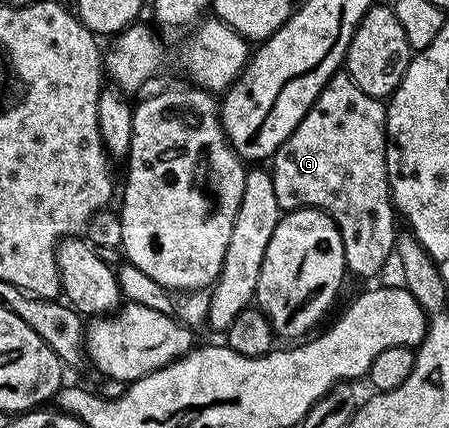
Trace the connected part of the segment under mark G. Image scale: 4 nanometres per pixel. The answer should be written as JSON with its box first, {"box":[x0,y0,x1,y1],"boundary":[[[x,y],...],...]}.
{"box":[270,72,396,278],"boundary":[[[339,72],[330,77],[292,136],[284,140],[272,159],[270,175],[279,211],[310,207],[330,214],[343,237],[346,269],[351,275],[359,274],[362,278],[380,273],[396,250],[396,207],[390,196],[390,181],[386,171],[387,145],[386,106],[379,99],[368,96],[368,92],[360,92],[360,88],[356,88],[345,72]]]}

